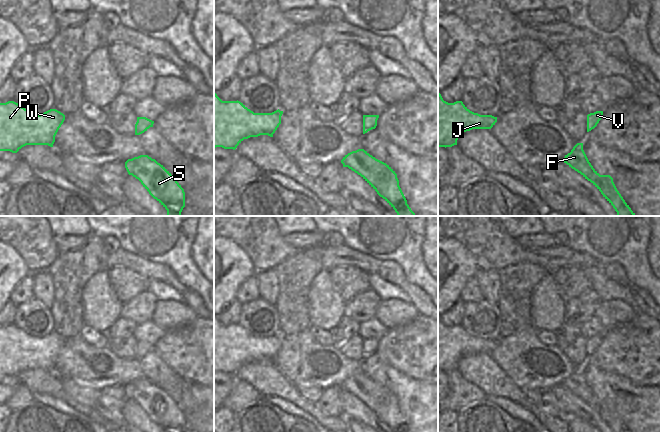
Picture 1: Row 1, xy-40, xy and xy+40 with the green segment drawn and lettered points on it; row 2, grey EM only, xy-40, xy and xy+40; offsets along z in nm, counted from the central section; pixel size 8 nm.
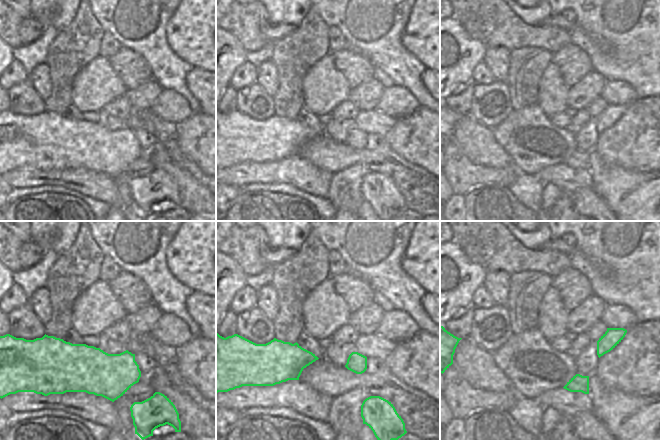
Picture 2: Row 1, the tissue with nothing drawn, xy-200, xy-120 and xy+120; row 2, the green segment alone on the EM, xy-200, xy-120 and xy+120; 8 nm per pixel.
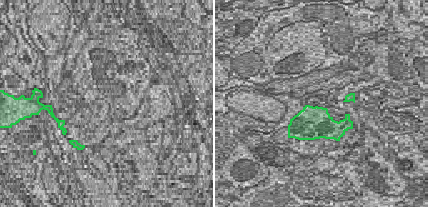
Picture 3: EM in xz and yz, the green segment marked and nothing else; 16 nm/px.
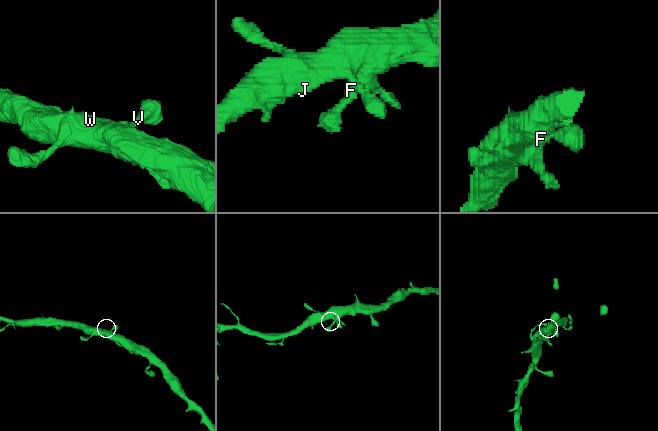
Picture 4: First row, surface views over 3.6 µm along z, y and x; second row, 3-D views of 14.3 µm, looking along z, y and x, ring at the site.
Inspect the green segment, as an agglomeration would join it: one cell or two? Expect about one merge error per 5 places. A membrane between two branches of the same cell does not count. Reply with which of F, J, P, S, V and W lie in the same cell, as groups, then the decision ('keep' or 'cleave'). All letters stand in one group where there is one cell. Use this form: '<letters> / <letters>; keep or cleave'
F J P S V W; keep

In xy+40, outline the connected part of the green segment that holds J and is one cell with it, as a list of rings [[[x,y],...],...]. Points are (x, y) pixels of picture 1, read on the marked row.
[[[438,92],[438,147],[457,145],[459,136],[472,129],[491,129],[497,117],[470,111],[462,101],[448,103]]]

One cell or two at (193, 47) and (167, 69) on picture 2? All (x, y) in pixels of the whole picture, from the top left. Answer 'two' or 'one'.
two

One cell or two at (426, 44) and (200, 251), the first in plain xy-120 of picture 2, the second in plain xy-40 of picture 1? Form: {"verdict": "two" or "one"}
{"verdict": "one"}

